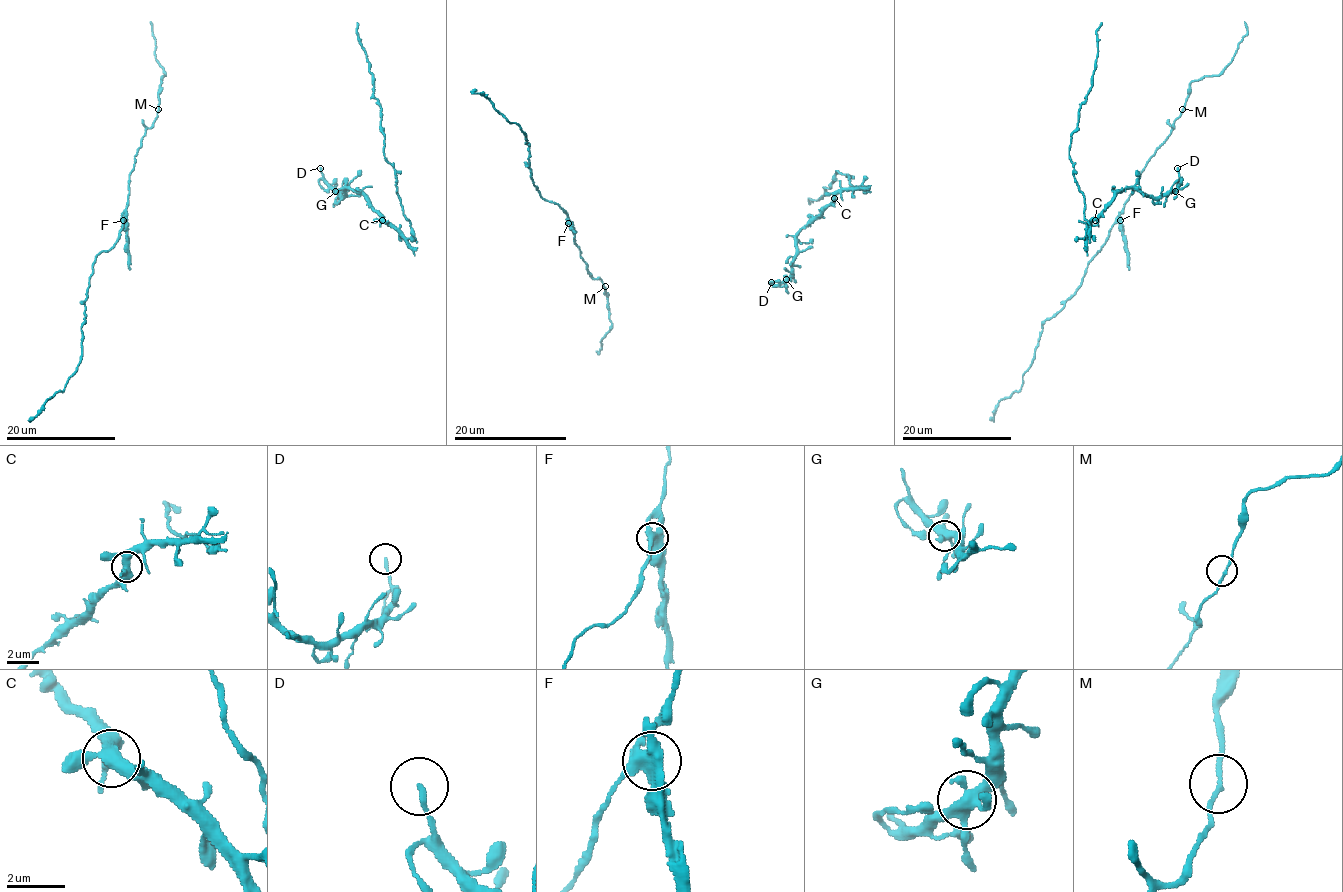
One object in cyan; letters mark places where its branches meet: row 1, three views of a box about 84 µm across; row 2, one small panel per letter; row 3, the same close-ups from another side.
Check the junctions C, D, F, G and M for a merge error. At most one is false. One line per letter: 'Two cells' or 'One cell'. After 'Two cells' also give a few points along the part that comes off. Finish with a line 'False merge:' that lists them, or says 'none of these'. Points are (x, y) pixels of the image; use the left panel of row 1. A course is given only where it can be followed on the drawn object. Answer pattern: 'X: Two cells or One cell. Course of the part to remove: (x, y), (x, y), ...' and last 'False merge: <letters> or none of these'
C: One cell
D: One cell
F: Two cells. Course of the part to remove: (123, 220), (130, 269)
G: One cell
M: One cell
False merge: F

